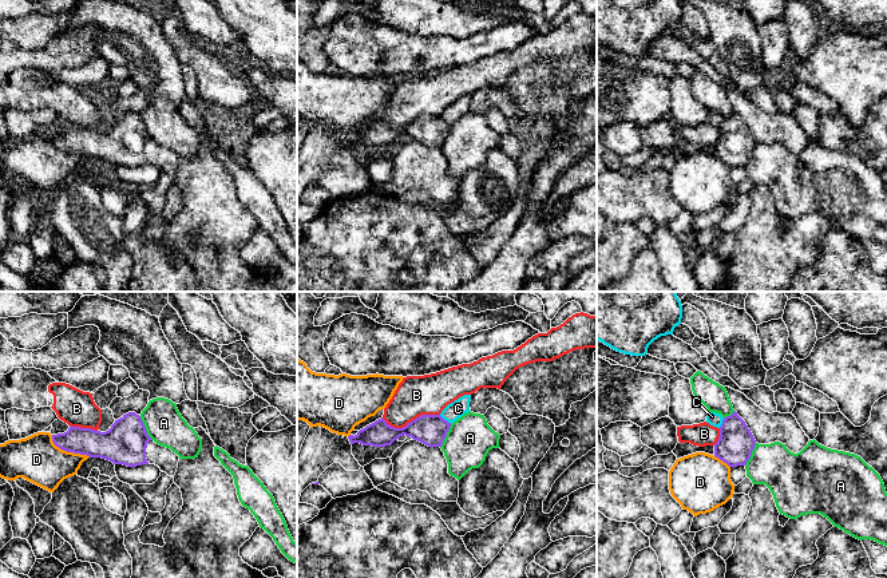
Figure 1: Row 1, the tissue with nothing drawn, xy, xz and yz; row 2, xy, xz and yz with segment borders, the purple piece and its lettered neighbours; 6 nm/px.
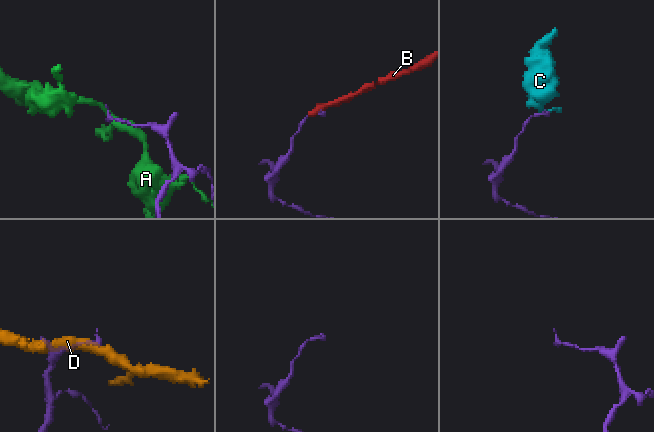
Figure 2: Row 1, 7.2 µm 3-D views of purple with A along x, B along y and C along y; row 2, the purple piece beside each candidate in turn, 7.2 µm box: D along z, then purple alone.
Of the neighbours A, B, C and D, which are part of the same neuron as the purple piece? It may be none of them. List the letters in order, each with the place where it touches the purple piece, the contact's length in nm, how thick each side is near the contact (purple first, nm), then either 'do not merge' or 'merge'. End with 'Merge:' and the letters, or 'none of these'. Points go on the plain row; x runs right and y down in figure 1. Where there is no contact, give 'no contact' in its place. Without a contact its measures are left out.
A: xy (145, 129) | 160 nm | 260/220 nm | do not merge
B: xz (411, 122) | 360 nm | 190/240 nm | do not merge
C: xz (446, 121) | 90 nm | 190/100 nm | do not merge
D: xy (68, 151) | 280 nm | 170/280 nm | do not merge
Merge: none of these

